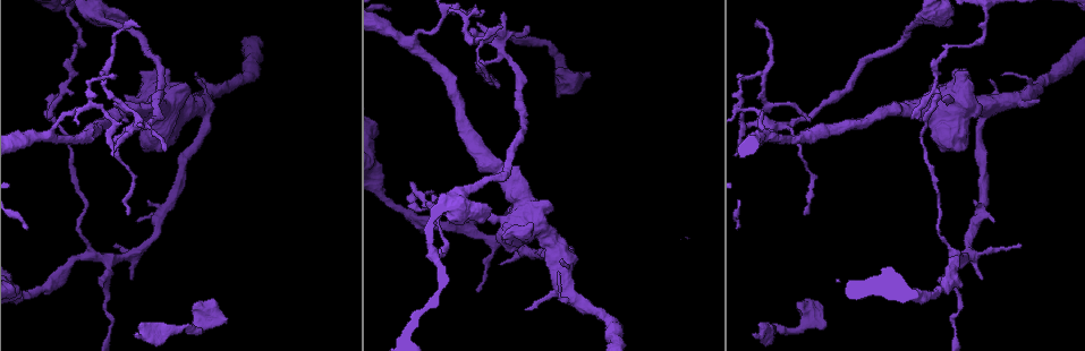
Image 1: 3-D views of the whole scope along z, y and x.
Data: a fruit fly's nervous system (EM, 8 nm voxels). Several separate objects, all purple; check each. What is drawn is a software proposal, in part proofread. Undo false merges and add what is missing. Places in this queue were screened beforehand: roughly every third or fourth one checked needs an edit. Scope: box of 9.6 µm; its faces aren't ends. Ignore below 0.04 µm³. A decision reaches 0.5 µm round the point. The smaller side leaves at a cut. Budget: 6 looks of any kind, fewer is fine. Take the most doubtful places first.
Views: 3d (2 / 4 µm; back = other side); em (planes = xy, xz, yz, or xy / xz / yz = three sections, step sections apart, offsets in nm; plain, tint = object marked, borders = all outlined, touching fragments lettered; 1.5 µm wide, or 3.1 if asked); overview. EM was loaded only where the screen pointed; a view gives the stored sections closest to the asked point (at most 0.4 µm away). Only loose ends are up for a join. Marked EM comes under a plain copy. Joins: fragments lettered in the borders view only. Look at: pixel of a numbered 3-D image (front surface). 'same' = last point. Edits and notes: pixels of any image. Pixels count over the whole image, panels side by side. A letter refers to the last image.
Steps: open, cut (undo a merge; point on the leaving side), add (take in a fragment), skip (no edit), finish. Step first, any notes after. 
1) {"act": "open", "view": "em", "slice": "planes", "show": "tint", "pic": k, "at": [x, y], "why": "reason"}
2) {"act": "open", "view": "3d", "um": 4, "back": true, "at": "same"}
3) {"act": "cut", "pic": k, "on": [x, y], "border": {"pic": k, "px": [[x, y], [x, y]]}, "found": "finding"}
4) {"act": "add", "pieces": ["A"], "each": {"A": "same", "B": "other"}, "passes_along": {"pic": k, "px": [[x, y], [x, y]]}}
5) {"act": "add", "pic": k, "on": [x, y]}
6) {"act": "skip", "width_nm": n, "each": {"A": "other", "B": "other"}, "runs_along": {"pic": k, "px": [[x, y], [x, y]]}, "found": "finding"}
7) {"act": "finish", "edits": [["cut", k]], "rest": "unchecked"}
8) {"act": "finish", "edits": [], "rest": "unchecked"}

{"act": "open", "view": "em", "slice": "planes", "show": "borders", "pic": 1, "at": [762, 72]}

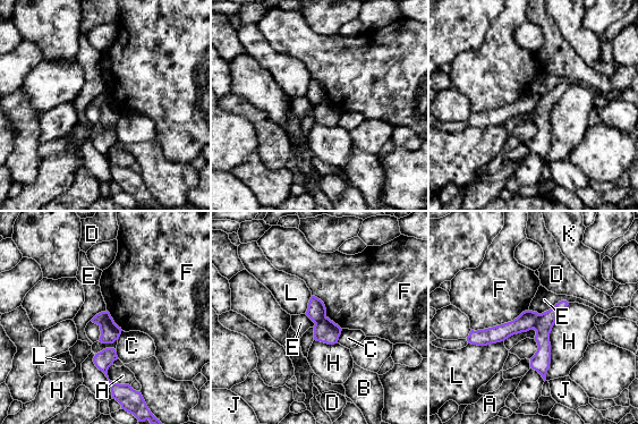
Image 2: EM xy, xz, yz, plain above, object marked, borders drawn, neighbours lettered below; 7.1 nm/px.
{"act": "cut", "pic": 2, "on": [546, 320], "each": {"A": "other", "B": "other", "C": "other", "D": "other", "E": "other", "F": "other", "H": "other", "J": "other", "K": "other", "L": "other"}, "border": {"pic": 2, "px": [[539, 314], [533, 328]]}, "found": "a second cell is stuck on"}

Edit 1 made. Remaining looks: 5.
{"act": "open", "view": "3d", "um": 2, "back": true, "pic": 1, "at": [226, 320], "why": "branch stops here"}

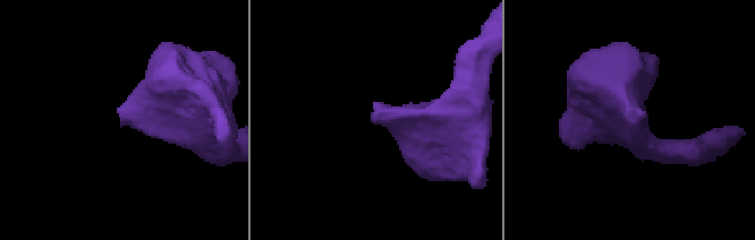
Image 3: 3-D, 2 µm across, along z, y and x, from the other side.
{"act": "open", "view": "em", "slice": "yz", "step": 8, "show": "borders", "pic": 3, "at": [644, 113], "why": "need the tissue"}

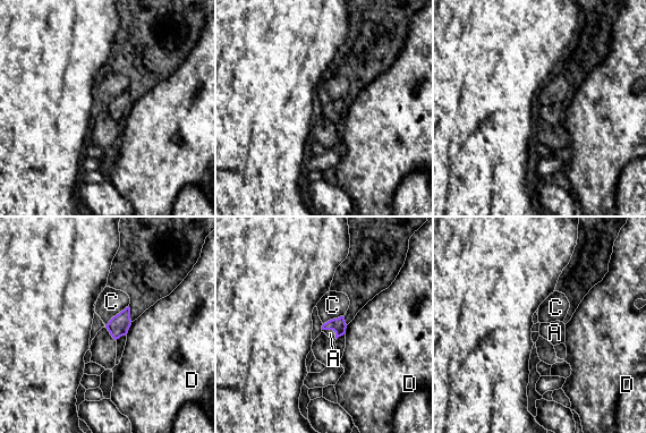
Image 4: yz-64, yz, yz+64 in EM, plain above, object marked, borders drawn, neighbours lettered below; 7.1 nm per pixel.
{"act": "add", "pieces": ["A"], "longest_contact_nm": ["C", 220], "each": {"A": "same", "C": "other", "D": "other"}, "passes_along": {"pic": 4, "px": [[338, 325], [332, 329], [330, 333]]}, "found": "it goes on there"}

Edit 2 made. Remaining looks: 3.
{"act": "finish", "edits": [["cut", 2], ["add", 4]], "rest": "unchecked"}

